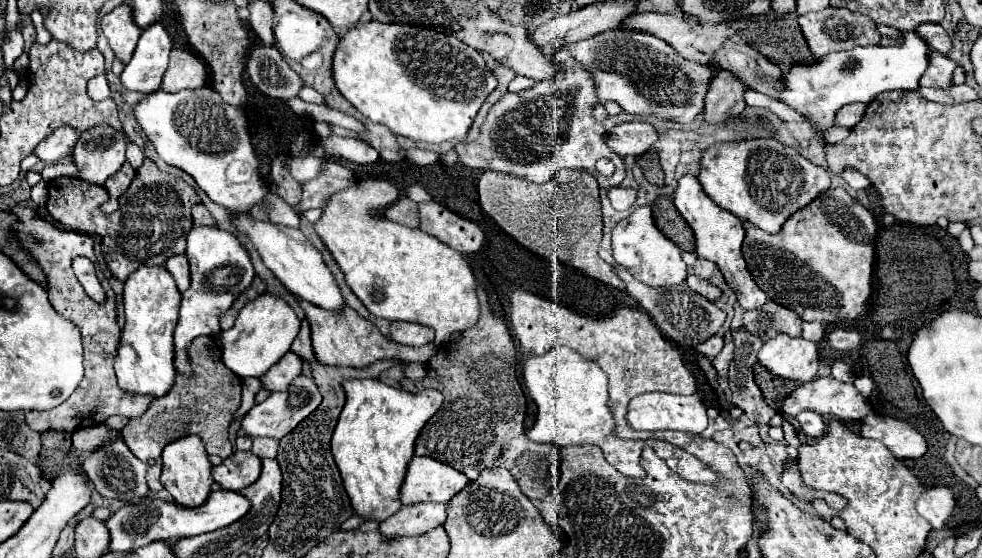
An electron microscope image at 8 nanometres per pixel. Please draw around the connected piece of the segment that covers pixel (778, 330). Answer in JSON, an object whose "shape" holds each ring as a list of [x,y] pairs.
{"shape":[[[767,302],[763,308],[749,310],[743,316],[743,326],[753,336],[759,336],[763,342],[775,338],[777,334],[789,334],[789,336],[801,336],[801,324],[803,320],[789,308]]]}

